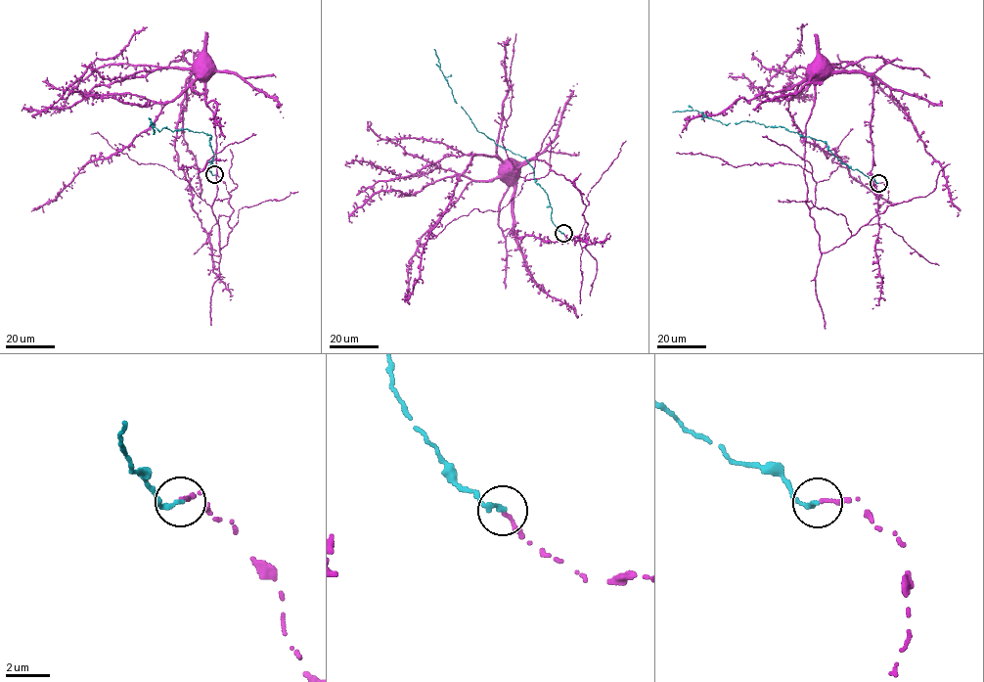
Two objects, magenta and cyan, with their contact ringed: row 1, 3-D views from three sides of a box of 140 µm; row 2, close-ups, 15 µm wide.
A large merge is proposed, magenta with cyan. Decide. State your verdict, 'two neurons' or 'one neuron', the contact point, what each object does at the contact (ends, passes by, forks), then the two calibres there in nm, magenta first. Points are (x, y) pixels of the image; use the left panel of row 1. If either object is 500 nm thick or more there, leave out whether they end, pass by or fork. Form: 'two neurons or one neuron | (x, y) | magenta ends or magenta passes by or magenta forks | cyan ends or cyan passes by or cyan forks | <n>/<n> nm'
one neuron | (214, 174) | magenta ends | cyan ends | 190/240 nm

